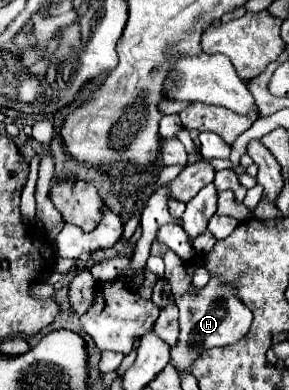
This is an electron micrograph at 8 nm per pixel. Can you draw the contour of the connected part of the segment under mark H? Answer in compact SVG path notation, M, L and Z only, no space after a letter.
M169 250L165 256L165 278L171 284L171 292L175 296L175 304L179 306L179 340L175 348L171 350L171 364L175 370L191 372L193 362L201 356L203 350L215 348L221 344L235 344L239 342L251 328L253 312L237 298L237 288L233 284L227 284L219 280L219 276L211 276L209 284L199 288L194 294L192 278L187 275L187 265L173 250Z

